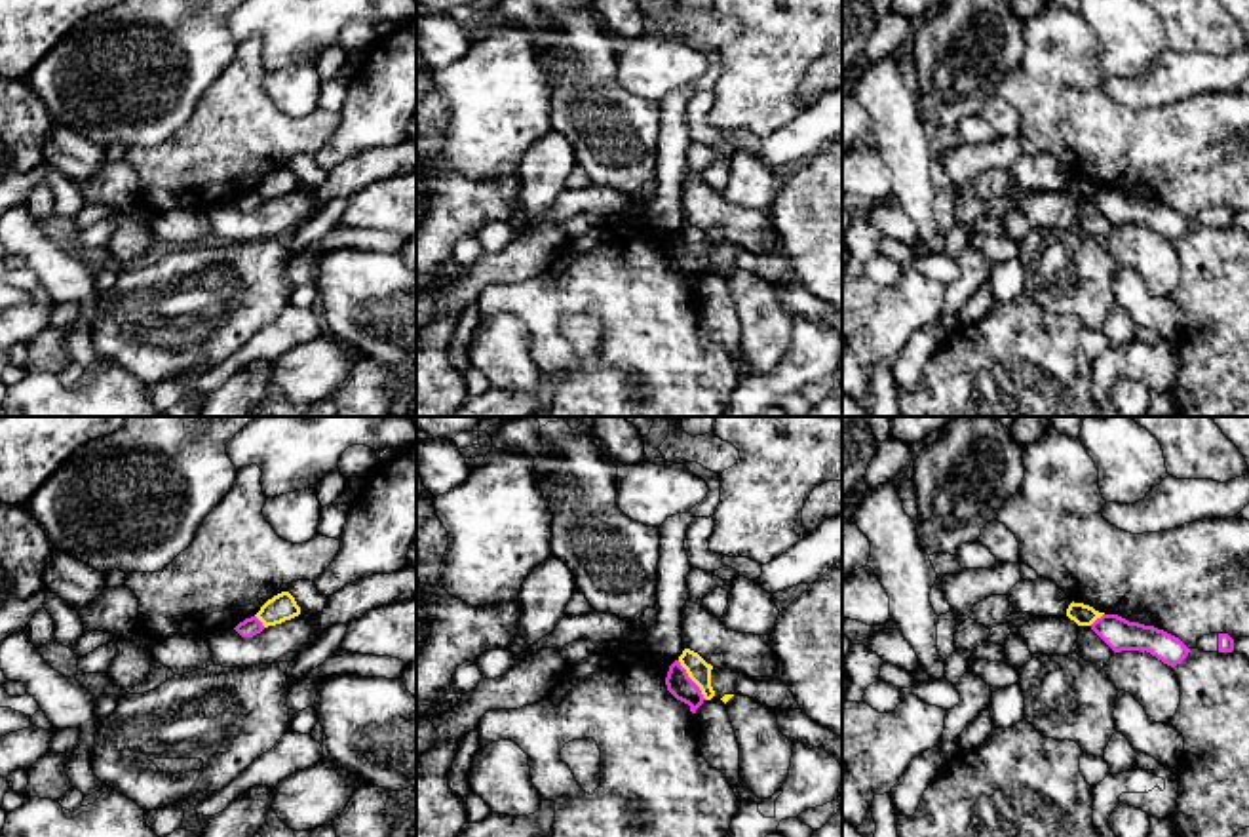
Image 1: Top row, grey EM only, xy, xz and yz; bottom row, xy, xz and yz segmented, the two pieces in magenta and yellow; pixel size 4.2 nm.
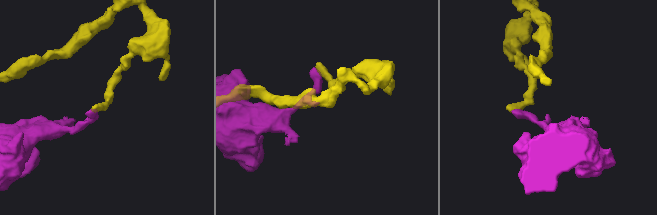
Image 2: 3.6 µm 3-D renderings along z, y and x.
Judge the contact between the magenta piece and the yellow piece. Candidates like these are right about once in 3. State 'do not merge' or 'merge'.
do not merge

